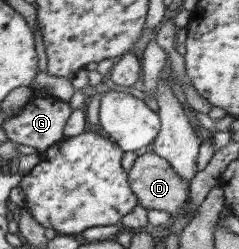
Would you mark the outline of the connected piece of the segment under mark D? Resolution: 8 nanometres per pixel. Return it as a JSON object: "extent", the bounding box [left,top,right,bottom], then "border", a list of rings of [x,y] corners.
{"extent":[128,152,197,220],"border":[[[153,152],[137,155],[131,164],[128,177],[132,192],[136,193],[139,204],[146,210],[165,210],[172,220],[182,217],[185,213],[190,214],[190,220],[196,215],[197,209],[190,212],[186,208],[189,181],[177,176],[164,158]]]}

